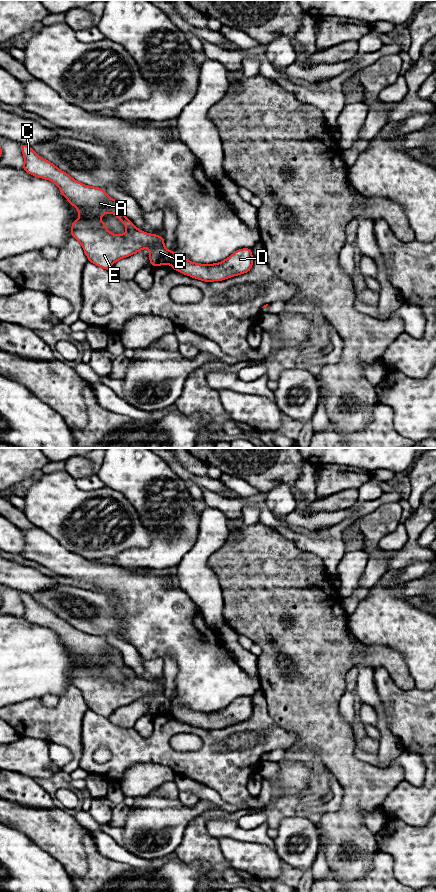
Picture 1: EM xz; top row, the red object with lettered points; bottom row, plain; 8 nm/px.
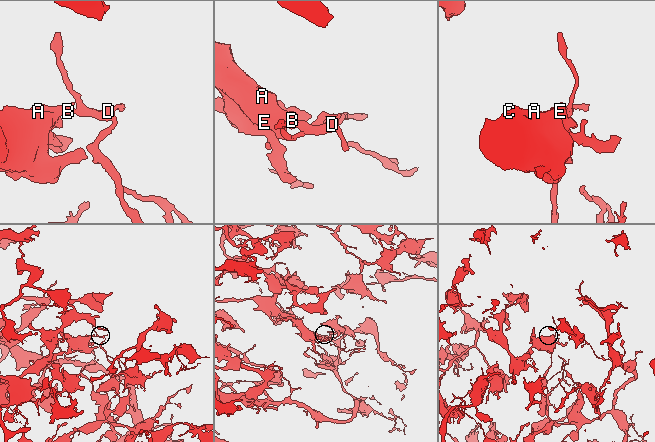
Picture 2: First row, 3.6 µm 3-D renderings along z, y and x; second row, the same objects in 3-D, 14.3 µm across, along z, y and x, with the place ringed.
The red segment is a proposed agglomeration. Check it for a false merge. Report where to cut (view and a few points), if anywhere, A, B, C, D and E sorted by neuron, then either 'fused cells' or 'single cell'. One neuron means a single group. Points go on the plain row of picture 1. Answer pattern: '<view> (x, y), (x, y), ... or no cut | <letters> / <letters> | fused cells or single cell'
xz (172, 700), (172, 706), (169, 711) | A B C E / D | fused cells

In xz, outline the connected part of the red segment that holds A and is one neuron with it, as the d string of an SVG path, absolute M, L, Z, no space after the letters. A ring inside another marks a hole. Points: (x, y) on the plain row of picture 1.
M21 592L21 598L24 604L22 617L54 630L61 642L78 657L77 663L83 663L72 671L71 684L81 691L89 710L108 718L116 709L149 696L151 714L170 712L172 699L165 696L164 684L139 678L123 662L120 651L110 646L104 637L76 629L38 604L29 593ZM105 661L113 661L126 674L123 683L107 679L107 673L100 668Z

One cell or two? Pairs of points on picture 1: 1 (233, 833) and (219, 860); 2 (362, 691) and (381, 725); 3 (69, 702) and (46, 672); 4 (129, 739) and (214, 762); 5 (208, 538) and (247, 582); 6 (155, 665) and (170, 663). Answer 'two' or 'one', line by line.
1: two
2: one
3: two
4: one
5: two
6: two

